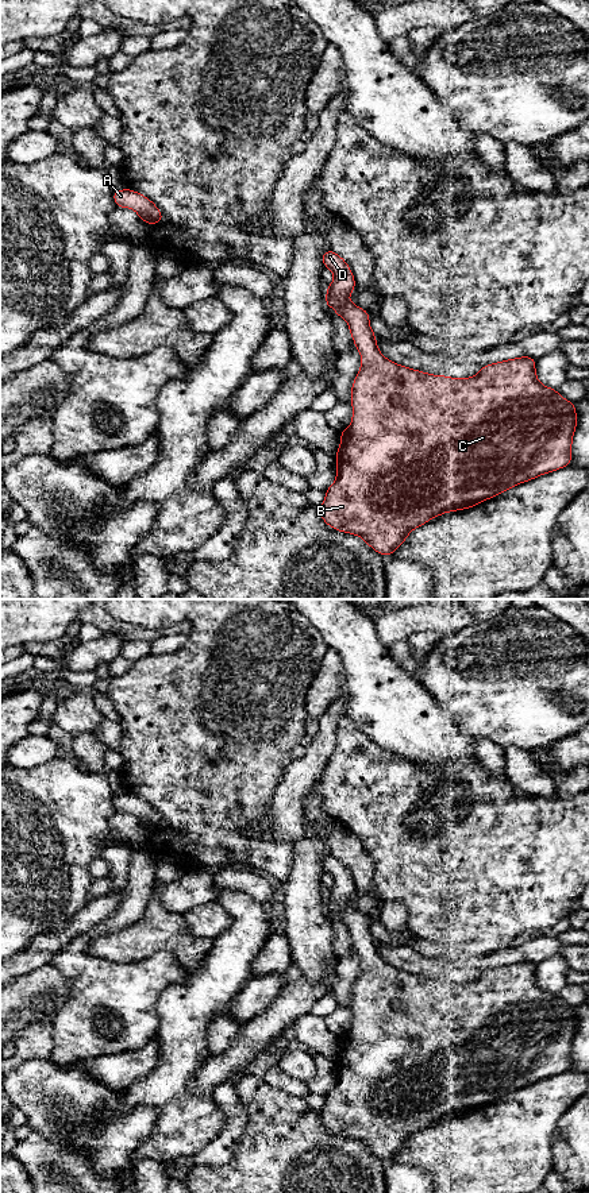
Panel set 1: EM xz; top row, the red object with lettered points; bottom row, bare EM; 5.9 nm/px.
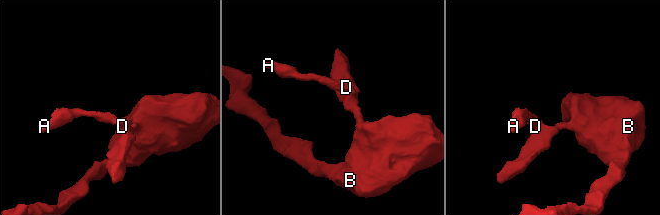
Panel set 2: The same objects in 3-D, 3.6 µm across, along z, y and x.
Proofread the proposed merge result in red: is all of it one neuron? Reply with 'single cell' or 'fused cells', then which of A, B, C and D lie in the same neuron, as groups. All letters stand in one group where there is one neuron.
single cell; groups A B C D

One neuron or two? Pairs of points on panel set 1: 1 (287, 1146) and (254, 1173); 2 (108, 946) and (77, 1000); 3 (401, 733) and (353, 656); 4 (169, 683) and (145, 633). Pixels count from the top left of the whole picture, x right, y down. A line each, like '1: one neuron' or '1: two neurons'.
1: one neuron
2: two neurons
3: one neuron
4: two neurons

